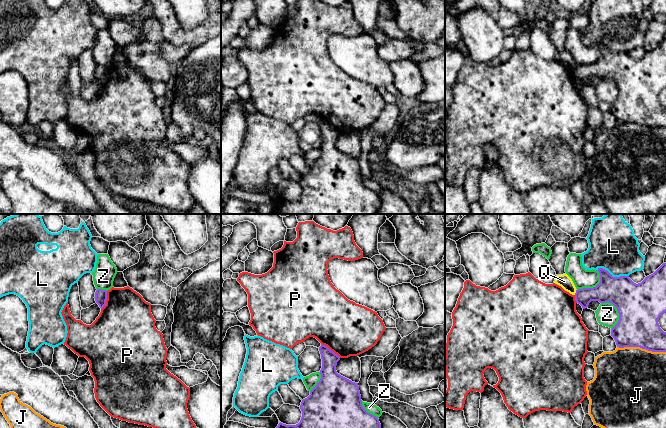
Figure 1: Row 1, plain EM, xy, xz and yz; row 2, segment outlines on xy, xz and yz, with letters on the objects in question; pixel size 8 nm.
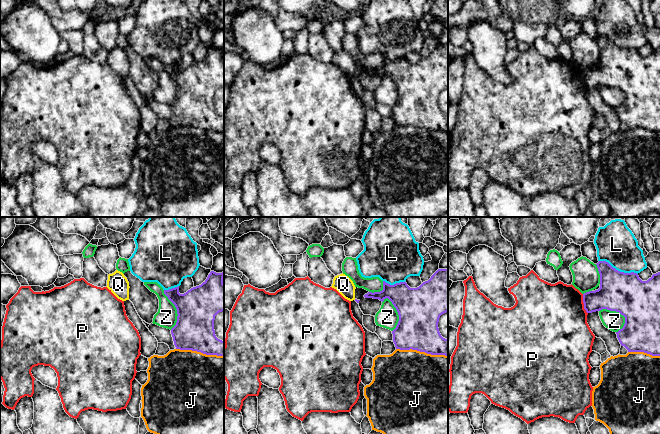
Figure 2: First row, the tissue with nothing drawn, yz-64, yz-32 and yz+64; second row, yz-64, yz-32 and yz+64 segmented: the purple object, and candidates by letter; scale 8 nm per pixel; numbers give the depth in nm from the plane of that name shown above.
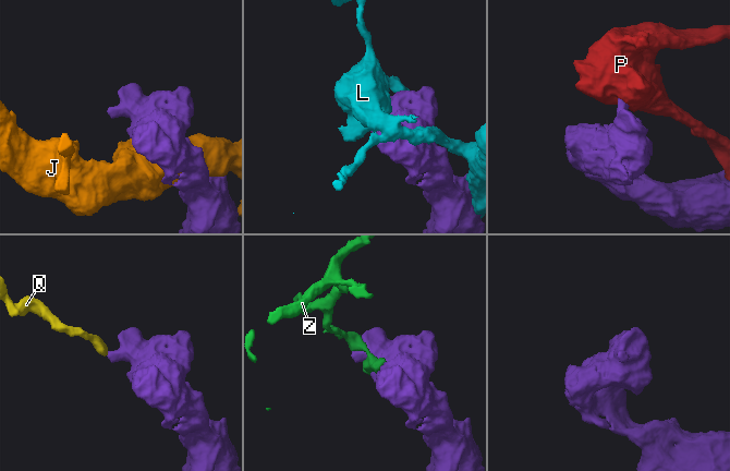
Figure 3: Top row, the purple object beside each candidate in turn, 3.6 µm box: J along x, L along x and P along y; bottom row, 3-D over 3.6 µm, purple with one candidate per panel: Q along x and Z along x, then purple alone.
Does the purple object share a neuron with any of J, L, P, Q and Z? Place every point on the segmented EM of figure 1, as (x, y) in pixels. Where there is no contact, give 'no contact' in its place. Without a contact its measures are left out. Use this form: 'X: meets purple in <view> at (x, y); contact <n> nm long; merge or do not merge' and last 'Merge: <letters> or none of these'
J: meets purple in yz at (641, 347); contact 400 nm long; do not merge
L: meets purple in yz at (612, 276); contact 260 nm long; do not merge
P: meets purple in xz at (330, 350); contact 200 nm long; do not merge
Q: meets purple in yz at (576, 292); contact 50 nm long; do not merge
Z: meets purple in yz at (618, 311); contact 240 nm long; do not merge
Merge: none of these

